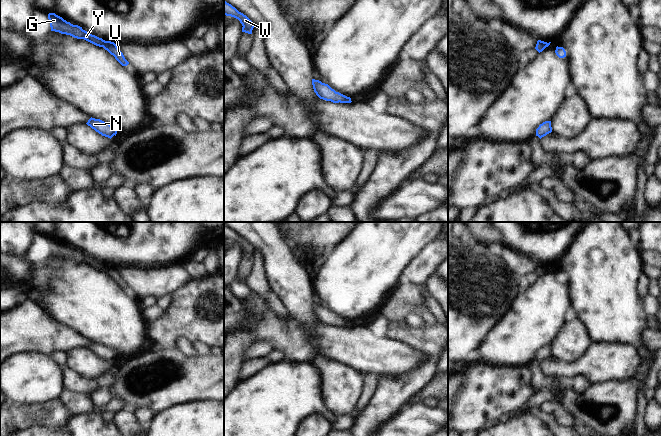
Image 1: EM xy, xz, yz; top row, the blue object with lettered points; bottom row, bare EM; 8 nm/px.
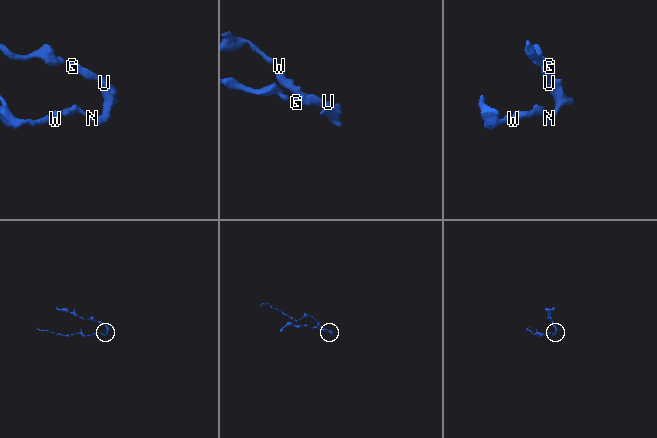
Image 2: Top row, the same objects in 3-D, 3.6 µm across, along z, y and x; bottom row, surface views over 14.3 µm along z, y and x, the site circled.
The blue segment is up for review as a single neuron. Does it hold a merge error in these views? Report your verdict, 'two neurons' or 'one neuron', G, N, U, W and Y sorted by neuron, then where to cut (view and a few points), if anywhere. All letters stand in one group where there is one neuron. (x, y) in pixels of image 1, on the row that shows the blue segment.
one neuron; G N U W Y; no cut

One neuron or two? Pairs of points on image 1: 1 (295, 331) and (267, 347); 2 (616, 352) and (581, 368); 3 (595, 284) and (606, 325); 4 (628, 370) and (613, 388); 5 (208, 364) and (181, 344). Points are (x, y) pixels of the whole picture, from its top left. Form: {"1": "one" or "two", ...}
{"1": "two", "2": "one", "3": "one", "4": "two", "5": "two"}

